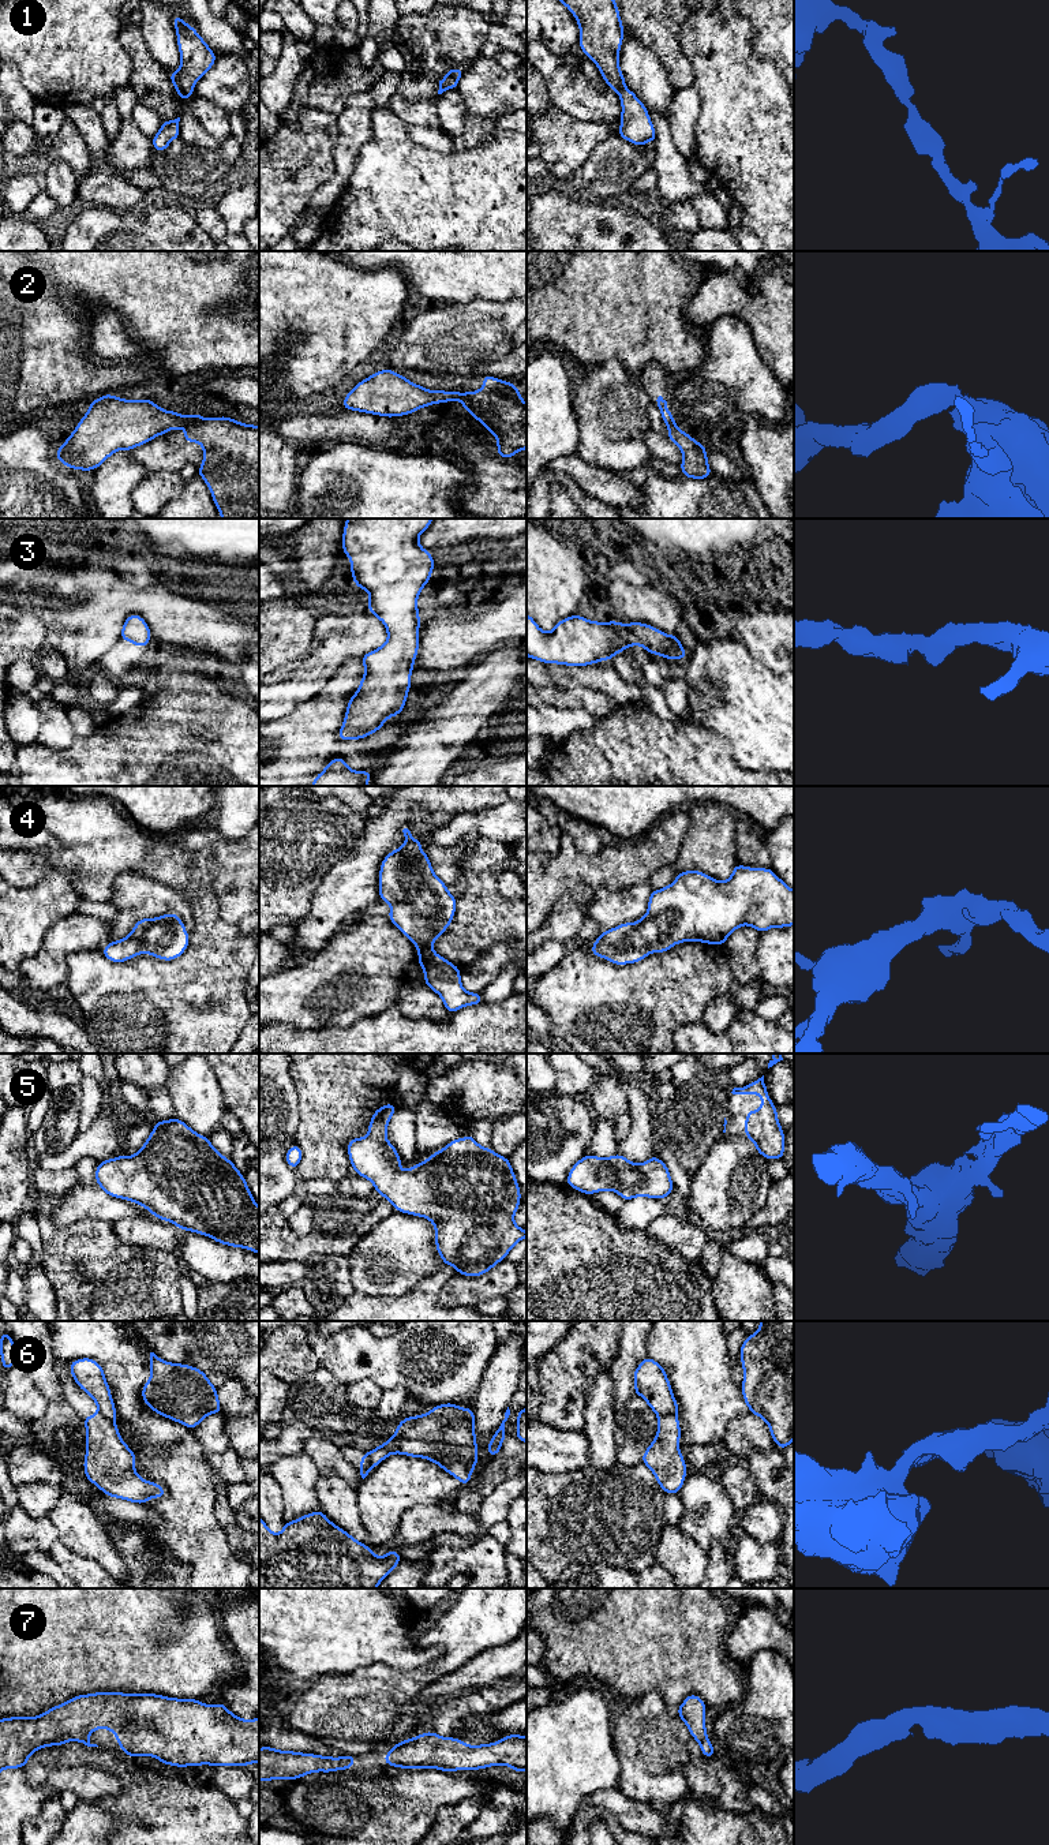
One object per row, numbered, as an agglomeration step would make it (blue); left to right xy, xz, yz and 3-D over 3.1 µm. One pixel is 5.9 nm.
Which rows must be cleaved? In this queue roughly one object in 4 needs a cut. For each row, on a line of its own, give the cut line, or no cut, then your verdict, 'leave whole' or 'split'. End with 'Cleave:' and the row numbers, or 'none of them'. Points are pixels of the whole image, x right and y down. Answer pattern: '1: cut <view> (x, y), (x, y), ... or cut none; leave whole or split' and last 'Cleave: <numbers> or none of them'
1: cut none; leave whole
2: cut xy (203, 419), (197, 423); split
3: cut none; leave whole
4: cut none; leave whole
5: cut none; leave whole
6: cut xz (368, 1452), (368, 1466), (360, 1470); split
7: cut none; leave whole
Cleave: 2, 6

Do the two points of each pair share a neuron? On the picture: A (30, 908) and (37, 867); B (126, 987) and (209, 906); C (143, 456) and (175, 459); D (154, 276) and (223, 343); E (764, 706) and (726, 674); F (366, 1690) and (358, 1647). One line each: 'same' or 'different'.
A: different
B: same
C: same
D: same
E: same
F: different

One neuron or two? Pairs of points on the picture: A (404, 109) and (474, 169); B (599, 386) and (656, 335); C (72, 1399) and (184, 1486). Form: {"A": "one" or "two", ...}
{"A": "two", "B": "two", "C": "two"}

